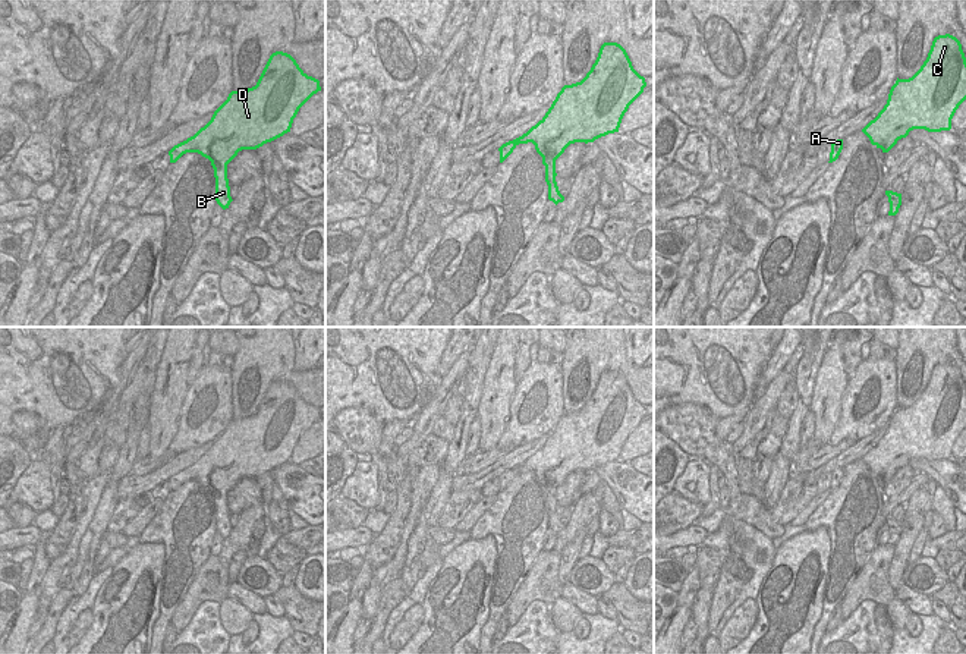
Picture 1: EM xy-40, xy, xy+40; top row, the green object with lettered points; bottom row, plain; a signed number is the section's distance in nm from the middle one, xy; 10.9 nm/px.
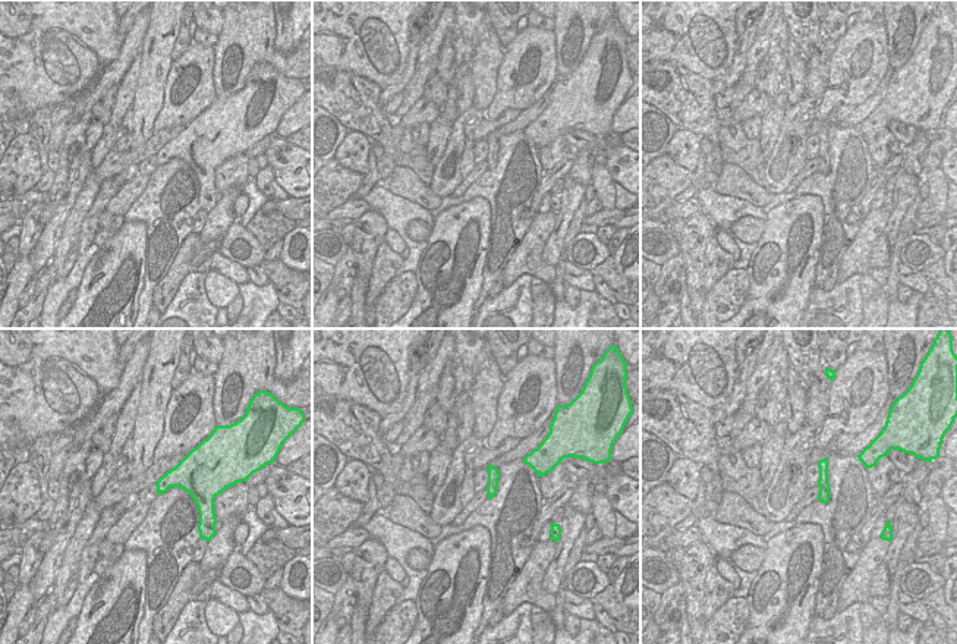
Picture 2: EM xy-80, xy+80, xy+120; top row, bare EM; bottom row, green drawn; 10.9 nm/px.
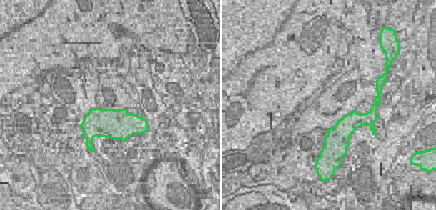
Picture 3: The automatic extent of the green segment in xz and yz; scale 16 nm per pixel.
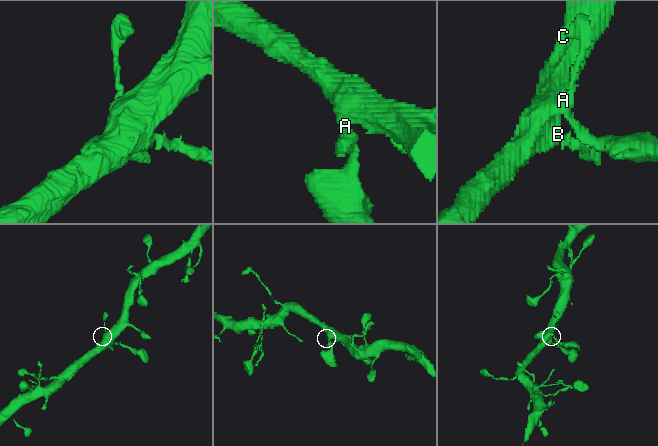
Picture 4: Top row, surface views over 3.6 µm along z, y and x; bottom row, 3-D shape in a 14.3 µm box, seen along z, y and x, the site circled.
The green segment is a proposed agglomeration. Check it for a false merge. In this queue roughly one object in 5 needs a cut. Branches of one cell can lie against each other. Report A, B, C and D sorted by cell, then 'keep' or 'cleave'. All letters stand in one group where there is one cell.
groups A B C D; keep

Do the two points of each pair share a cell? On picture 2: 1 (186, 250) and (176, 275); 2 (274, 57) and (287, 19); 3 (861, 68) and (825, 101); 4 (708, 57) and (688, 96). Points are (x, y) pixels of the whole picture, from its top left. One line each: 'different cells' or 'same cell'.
1: same cell
2: different cells
3: same cell
4: different cells

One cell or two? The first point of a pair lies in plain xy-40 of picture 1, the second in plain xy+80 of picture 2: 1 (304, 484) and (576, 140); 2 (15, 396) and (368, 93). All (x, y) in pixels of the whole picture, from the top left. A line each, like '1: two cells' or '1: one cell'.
1: one cell
2: two cells

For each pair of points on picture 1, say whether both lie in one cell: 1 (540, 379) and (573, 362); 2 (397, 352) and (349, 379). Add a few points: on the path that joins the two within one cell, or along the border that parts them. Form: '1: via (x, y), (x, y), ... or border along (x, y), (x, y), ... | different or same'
1: border along (560, 365), (562, 403) | different
2: via (387, 357), (367, 361), (361, 367) | same

